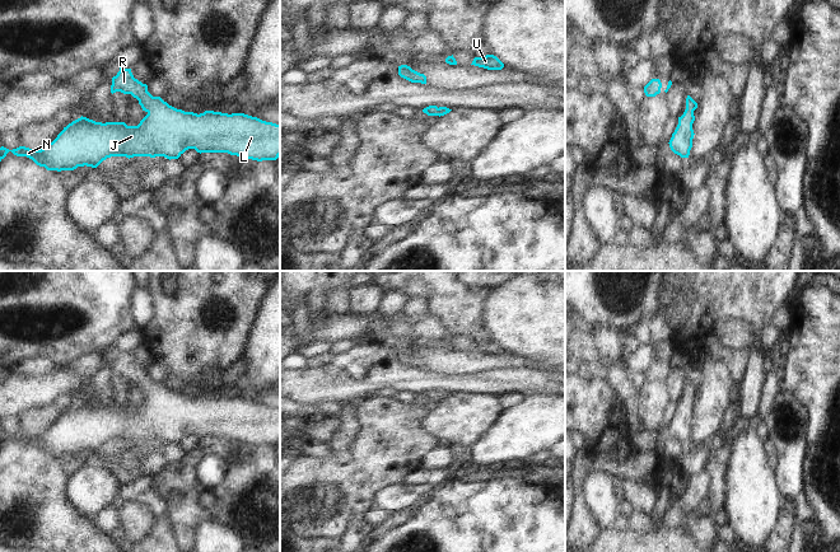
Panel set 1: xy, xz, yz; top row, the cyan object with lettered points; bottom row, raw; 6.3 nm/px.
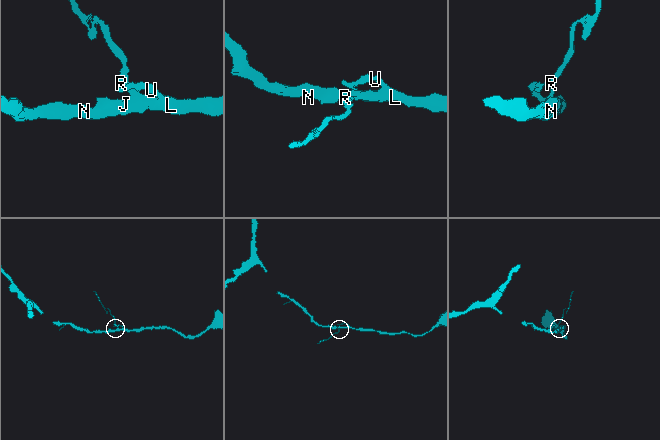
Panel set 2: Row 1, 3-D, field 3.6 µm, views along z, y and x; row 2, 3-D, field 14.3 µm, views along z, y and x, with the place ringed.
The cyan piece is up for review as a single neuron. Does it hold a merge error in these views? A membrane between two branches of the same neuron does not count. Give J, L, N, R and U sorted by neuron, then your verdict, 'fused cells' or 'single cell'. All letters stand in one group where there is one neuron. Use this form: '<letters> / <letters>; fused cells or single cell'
J L N R U; single cell

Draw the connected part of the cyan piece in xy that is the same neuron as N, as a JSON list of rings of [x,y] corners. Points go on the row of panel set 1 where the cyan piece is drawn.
[[[122,69],[112,78],[111,93],[131,94],[148,114],[137,126],[125,122],[95,122],[80,117],[69,123],[41,150],[25,146],[0,148],[0,162],[11,151],[27,156],[47,170],[97,168],[111,156],[164,156],[178,159],[186,150],[228,153],[257,162],[280,156],[280,125],[244,113],[185,112],[153,97],[148,85]]]

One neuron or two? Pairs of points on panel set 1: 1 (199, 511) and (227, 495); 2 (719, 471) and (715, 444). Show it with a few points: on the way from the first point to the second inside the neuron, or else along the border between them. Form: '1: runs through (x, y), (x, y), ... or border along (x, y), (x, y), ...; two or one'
1: runs through (206, 511), (211, 511), (220, 503); one
2: border along (733, 438), (719, 448), (710, 450); two

